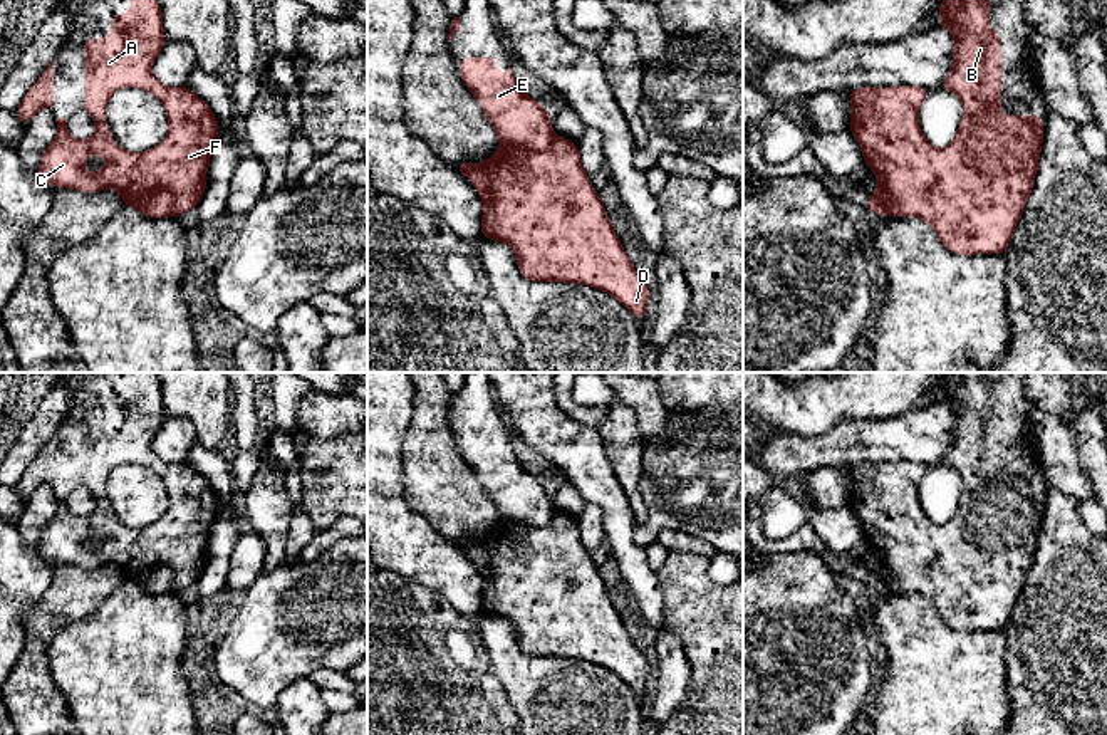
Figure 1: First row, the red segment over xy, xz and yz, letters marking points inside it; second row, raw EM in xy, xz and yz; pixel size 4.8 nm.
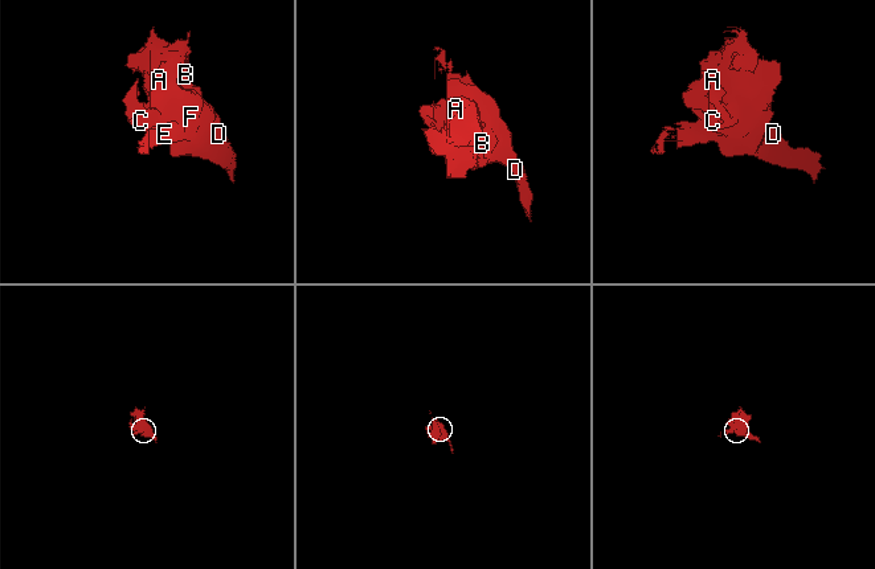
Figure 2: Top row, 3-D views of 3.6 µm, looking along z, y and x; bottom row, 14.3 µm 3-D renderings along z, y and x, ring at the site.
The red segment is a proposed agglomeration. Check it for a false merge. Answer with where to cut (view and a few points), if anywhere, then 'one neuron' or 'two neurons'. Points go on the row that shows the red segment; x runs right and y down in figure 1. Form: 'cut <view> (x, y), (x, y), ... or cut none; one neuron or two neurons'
cut xy (175, 198), (166, 190), (153, 190), (124, 203); two neurons

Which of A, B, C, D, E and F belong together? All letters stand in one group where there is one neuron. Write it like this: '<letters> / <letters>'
A B C D F / E

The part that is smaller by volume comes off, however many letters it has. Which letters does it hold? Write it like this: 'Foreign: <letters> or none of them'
Foreign: E

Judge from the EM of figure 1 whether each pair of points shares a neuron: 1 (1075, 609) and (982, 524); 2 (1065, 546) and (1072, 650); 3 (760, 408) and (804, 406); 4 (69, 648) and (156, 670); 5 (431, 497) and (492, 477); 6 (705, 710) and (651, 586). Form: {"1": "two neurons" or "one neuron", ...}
{"1": "two neurons", "2": "one neuron", "3": "one neuron", "4": "one neuron", "5": "two neurons", "6": "two neurons"}

